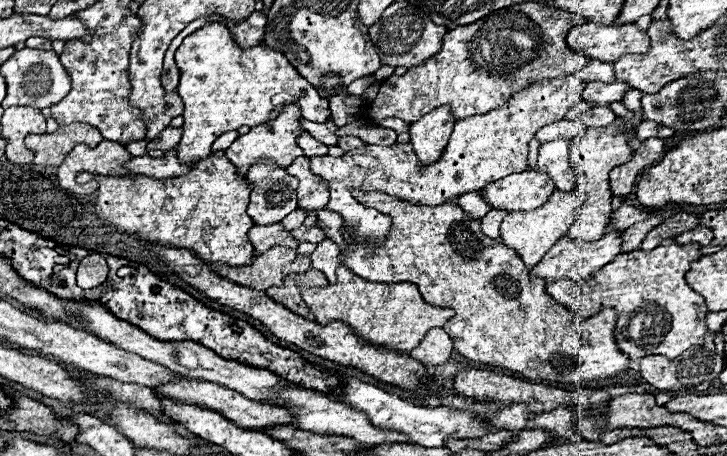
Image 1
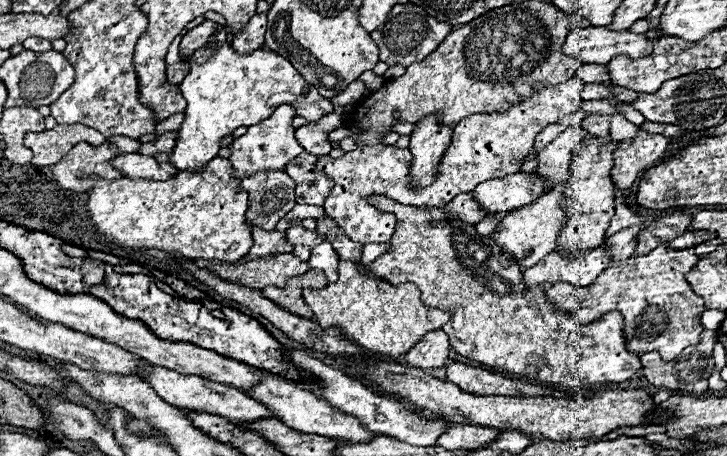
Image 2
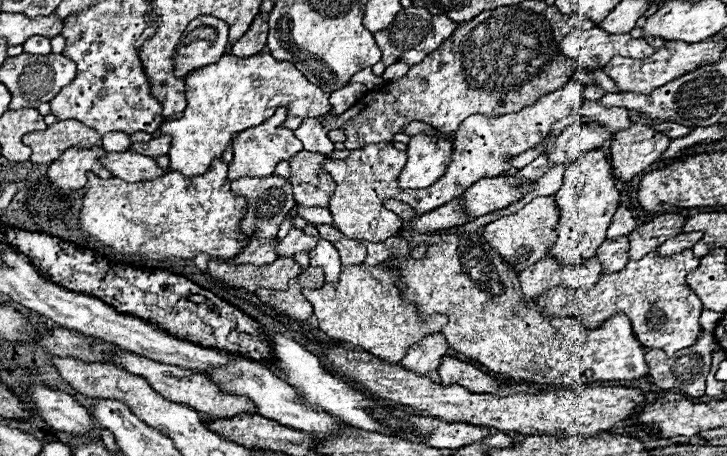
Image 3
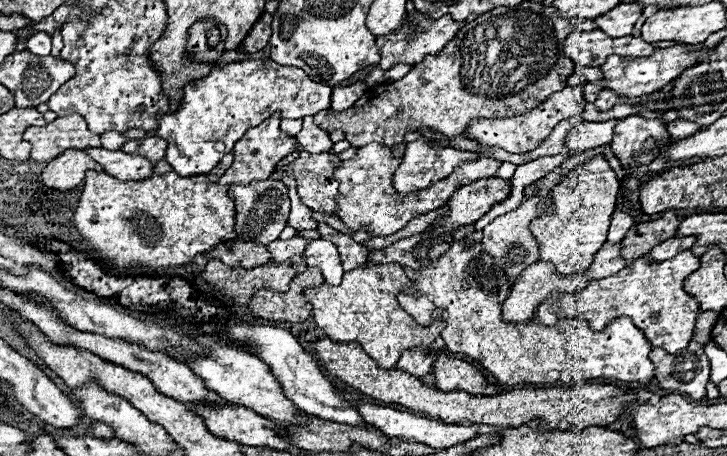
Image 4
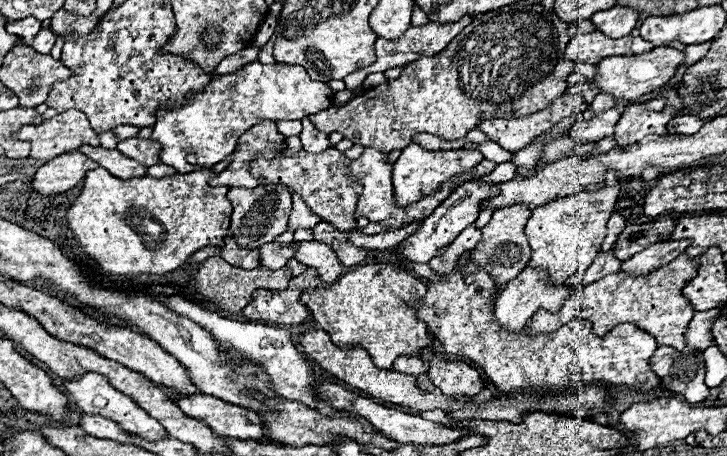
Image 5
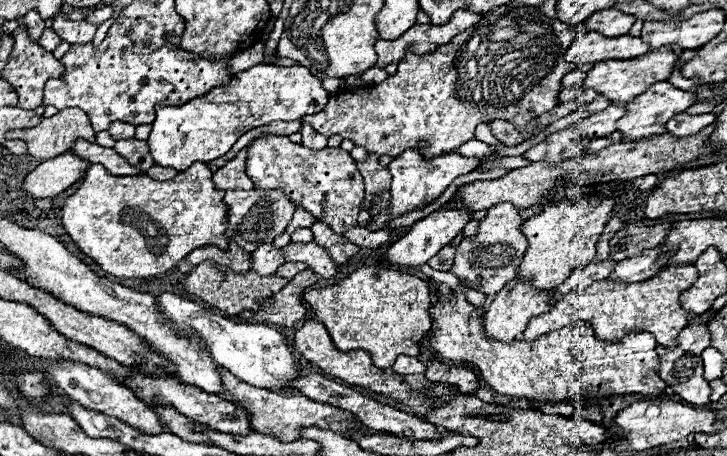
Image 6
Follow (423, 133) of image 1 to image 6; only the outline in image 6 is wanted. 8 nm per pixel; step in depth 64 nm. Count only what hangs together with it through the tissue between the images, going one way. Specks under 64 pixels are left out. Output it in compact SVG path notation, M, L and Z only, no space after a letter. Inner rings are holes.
M408 148L406 152L398 154L394 158L394 162L388 166L390 174L392 174L392 188L390 188L390 196L392 196L390 198L390 210L392 212L384 214L384 216L370 218L370 228L380 230L380 228L386 226L386 222L394 220L396 216L400 216L408 210L414 210L418 206L434 202L436 198L442 196L442 192L452 184L454 178L472 172L478 164L480 164L480 158L466 158L466 156L460 156L458 152L446 152L442 156L436 156L436 158L428 160L416 148Z

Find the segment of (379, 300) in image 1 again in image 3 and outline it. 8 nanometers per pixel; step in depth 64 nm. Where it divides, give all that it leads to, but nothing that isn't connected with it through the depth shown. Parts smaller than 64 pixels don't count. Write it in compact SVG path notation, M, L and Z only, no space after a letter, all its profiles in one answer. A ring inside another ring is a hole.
M358 264L342 268L340 280L336 284L324 284L318 290L306 290L304 296L314 308L318 328L326 332L328 338L360 346L368 354L374 354L390 364L398 364L410 346L430 334L440 332L448 323L448 318L442 314L420 318L414 302L402 300L404 290L394 284L396 274L396 270Z

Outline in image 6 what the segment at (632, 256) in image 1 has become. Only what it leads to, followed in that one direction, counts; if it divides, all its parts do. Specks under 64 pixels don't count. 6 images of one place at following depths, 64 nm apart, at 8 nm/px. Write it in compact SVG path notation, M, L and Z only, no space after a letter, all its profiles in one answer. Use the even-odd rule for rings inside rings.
M674 262L660 270L656 276L642 280L642 282L614 282L614 280L600 280L586 288L574 288L562 300L554 304L554 308L546 314L534 316L524 330L526 340L534 340L542 334L560 330L574 320L586 320L594 326L596 338L600 340L620 340L626 330L640 330L652 332L656 342L666 348L676 348L678 334L690 322L690 312L682 308L680 292L690 288L690 282L698 278L698 272L692 264Z

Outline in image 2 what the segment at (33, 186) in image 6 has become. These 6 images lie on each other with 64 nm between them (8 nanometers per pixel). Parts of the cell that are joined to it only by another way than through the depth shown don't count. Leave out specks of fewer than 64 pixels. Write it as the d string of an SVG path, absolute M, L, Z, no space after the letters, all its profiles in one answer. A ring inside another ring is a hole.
M108 140L96 148L86 142L80 142L54 166L54 178L66 190L78 194L90 192L94 188L94 180L78 178L78 174L96 174L106 180L122 178L124 174L112 166L112 160L120 154L122 152L112 148Z

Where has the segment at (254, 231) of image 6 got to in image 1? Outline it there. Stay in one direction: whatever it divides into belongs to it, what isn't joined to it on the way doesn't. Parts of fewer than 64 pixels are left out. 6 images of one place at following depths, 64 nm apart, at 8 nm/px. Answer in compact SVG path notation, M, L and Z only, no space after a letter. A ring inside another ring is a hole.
M272 160L254 162L246 174L246 180L254 186L248 204L248 214L254 224L278 224L298 208L298 180L294 180L286 168L274 164Z

